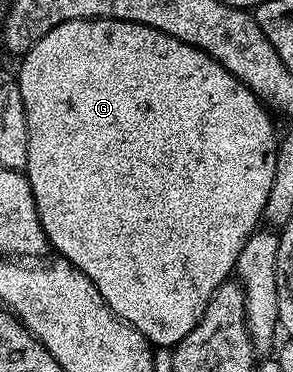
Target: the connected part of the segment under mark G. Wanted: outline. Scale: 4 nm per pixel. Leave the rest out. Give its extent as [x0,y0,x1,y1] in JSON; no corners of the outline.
[17,19,277,348]

